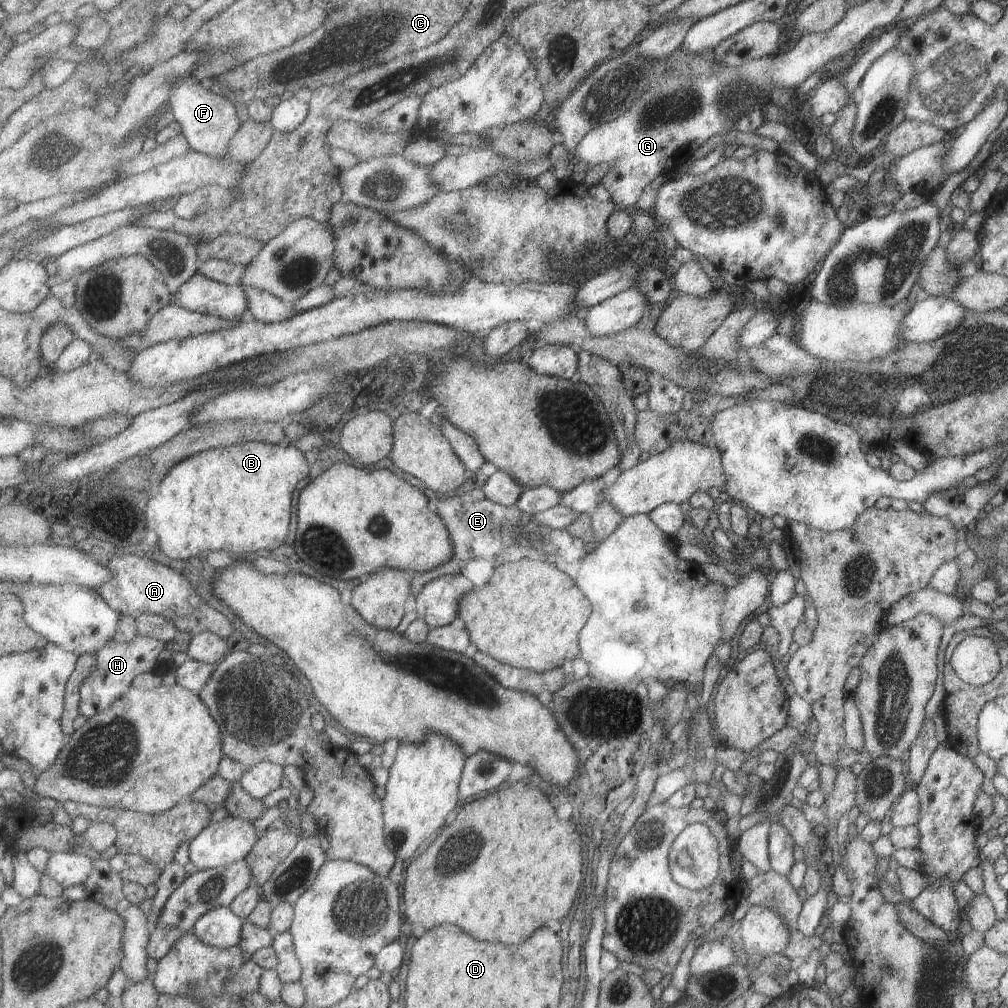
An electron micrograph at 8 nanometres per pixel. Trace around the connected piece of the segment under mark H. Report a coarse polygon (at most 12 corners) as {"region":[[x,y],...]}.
{"region":[[163,641],[107,642],[81,688],[81,715],[111,708],[151,673]]}

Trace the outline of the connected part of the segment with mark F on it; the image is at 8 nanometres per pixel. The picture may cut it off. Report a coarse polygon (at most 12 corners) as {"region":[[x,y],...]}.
{"region":[[193,76],[168,105],[192,149],[229,152],[242,126],[237,106]]}

